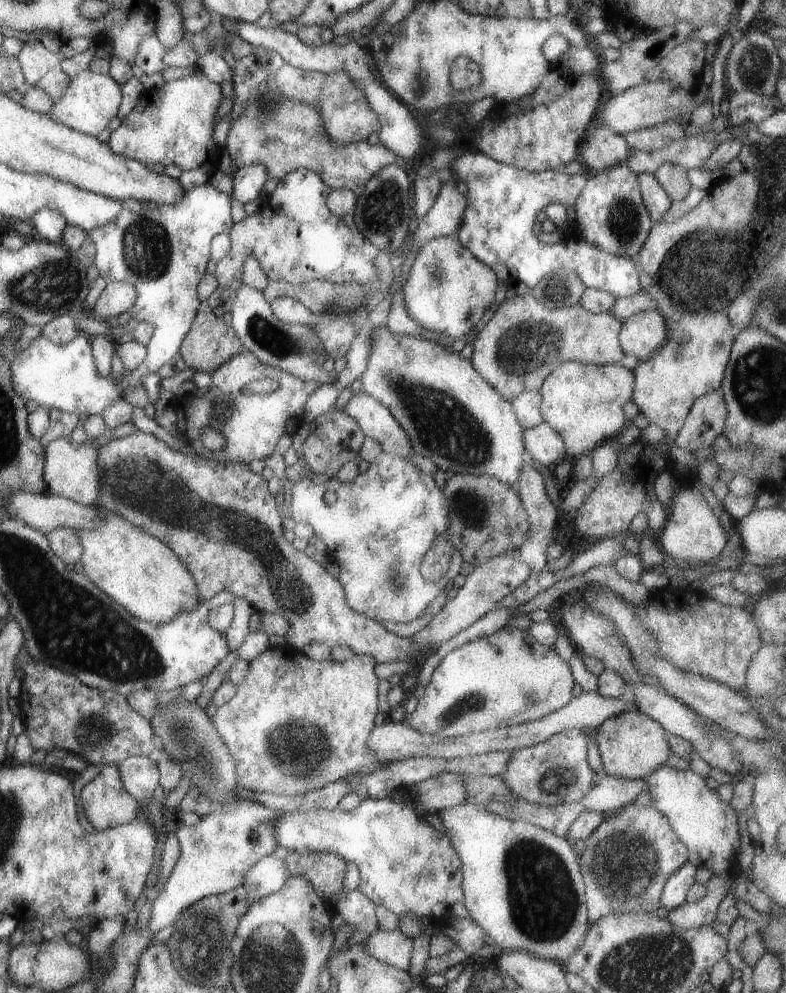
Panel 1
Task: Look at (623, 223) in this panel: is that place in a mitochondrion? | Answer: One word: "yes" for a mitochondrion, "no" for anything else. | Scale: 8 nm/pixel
yes

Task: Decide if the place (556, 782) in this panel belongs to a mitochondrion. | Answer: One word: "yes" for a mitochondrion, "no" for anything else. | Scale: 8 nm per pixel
yes

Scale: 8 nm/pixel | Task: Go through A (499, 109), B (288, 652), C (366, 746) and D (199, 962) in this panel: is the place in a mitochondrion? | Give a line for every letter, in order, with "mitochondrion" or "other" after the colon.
A: other
B: other
C: other
D: mitochondrion

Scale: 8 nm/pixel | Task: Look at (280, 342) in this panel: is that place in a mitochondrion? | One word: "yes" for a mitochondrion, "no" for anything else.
yes

